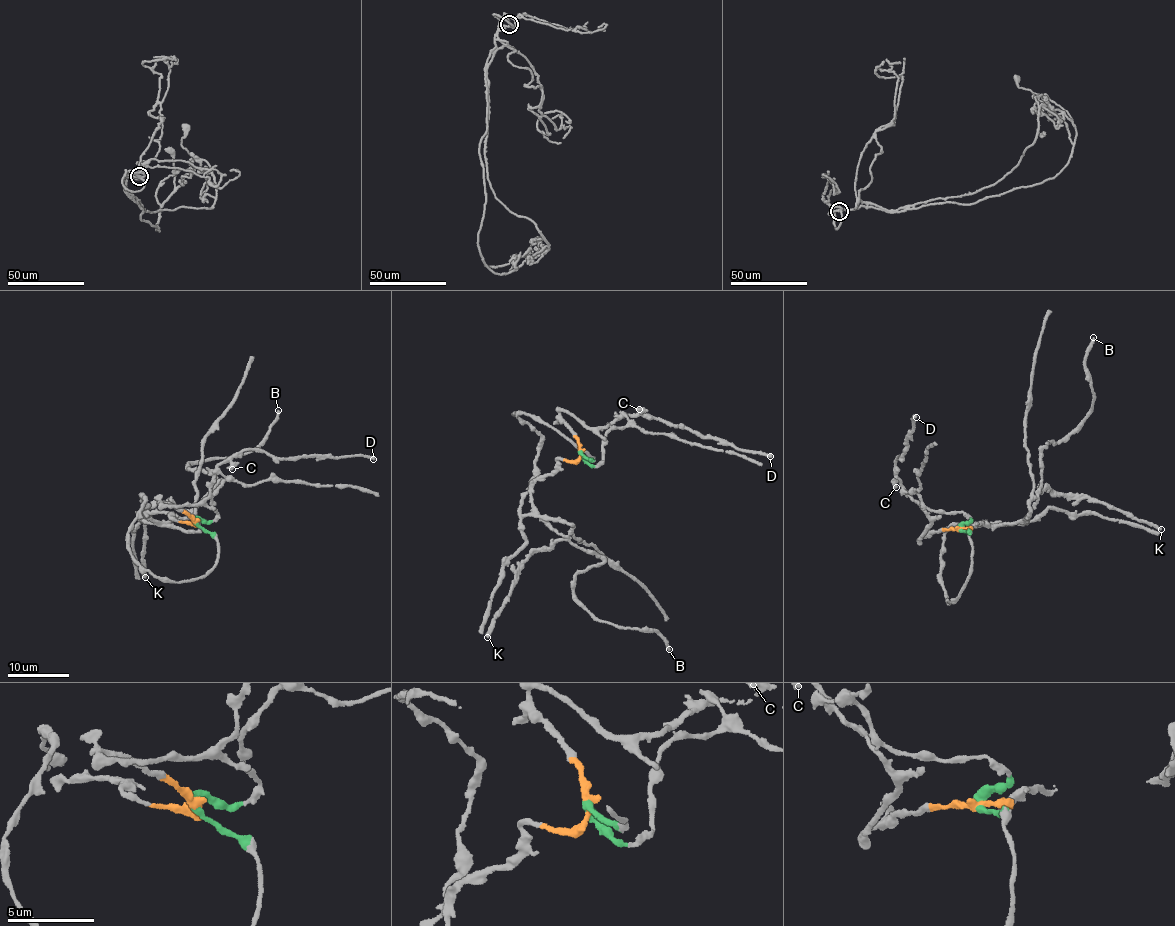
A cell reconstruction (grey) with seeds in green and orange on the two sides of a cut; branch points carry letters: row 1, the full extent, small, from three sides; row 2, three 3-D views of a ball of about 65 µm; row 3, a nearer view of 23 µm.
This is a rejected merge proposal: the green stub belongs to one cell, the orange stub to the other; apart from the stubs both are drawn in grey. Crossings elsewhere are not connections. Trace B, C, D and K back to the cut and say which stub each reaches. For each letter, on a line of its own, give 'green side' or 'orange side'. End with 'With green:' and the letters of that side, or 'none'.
B: orange side
C: orange side
D: orange side
K: orange side
With green: none

